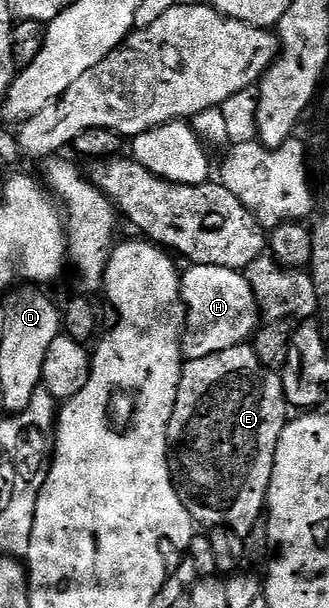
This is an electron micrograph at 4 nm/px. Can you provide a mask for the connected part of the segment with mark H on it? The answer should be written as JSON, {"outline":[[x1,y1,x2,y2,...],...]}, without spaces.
{"outline":[[190,265,185,268,186,272,181,272,180,278,182,281,182,302,184,304,184,330,182,332,182,353,187,360,199,359,200,357,208,357,212,353,220,353,220,349,232,349,239,345,245,344,247,340,254,335,256,328,259,326,258,315,260,316,260,308,254,291,250,287,250,282,247,281,245,274,242,271,233,271,227,267,217,267,216,265]]}

